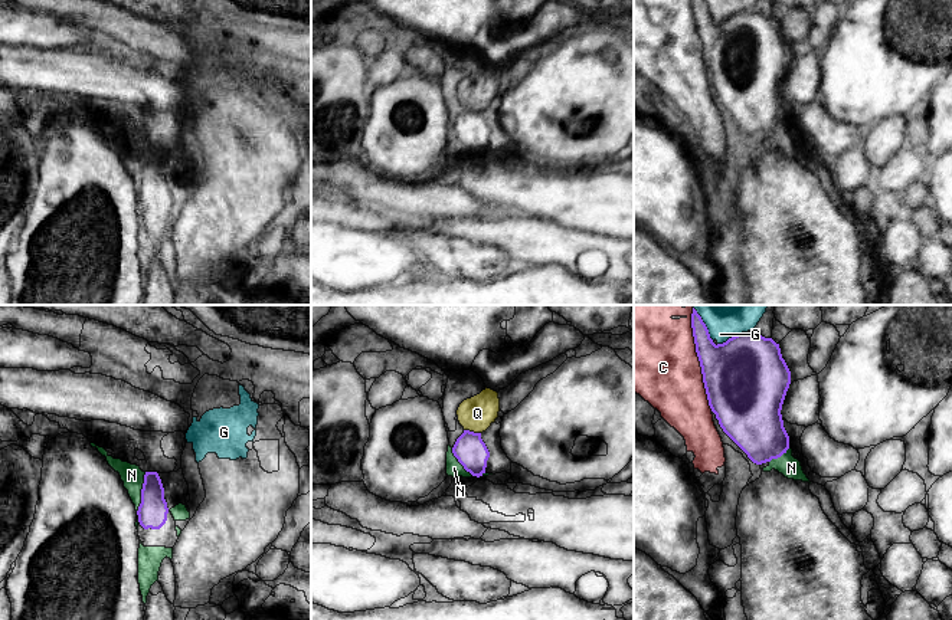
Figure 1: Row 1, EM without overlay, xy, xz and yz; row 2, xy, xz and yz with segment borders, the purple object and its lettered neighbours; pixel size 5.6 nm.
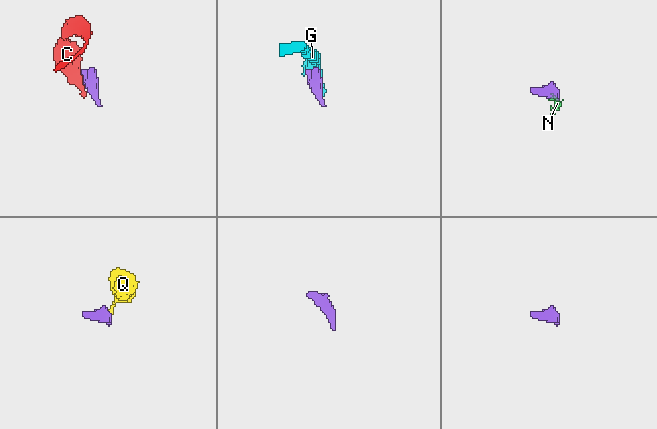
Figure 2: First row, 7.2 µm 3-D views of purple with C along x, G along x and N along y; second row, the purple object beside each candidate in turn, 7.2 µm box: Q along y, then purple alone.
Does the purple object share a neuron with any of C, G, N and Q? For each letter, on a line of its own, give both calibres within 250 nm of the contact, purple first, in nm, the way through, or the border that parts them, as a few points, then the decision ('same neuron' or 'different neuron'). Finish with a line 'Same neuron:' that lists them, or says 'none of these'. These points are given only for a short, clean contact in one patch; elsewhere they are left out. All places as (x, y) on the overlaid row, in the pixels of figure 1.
C: calibres 420 and 460 nm; different neuron
G: calibres 460 and 340 nm; different neuron
N: calibres 160 and 120 nm; same neuron
Q: calibres 180 and 190 nm; border xz (464, 429), (480, 433); different neuron
Same neuron: N

